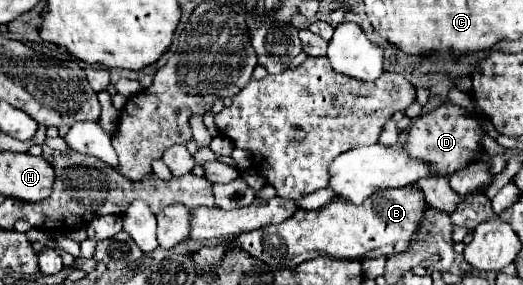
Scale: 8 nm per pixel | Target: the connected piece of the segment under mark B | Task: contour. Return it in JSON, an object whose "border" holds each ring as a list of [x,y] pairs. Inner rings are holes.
{"border":[[[409,185],[393,191],[379,191],[361,205],[349,203],[347,199],[333,199],[315,211],[299,209],[291,219],[285,219],[285,223],[261,227],[261,231],[241,233],[233,243],[275,269],[293,269],[319,255],[337,259],[389,257],[407,249],[425,209],[427,205],[421,191]]]}

